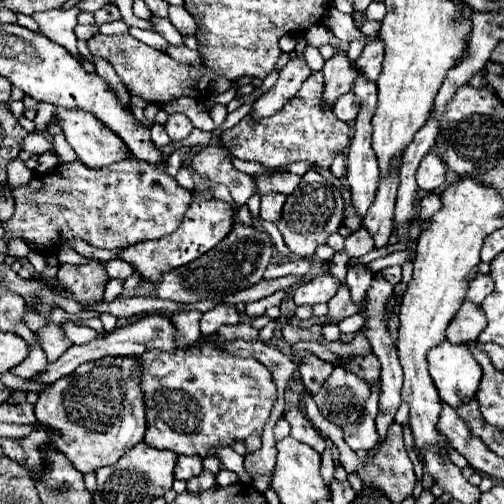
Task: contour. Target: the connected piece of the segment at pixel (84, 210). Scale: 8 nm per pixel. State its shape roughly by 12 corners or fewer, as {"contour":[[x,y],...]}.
{"contour":[[146,161],[62,163],[14,191],[4,239],[102,249],[180,227]]}

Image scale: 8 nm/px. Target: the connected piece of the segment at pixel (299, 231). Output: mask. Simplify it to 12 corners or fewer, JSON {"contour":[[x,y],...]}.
{"contour":[[316,171],[288,195],[278,229],[296,257],[340,229],[340,191]]}

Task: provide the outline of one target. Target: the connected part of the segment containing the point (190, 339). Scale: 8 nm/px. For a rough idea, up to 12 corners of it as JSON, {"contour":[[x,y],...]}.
{"contour":[[182,311],[170,317],[176,347],[198,343],[200,311]]}

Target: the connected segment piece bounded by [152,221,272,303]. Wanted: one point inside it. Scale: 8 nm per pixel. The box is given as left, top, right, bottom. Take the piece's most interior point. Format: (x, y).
(237, 263)

